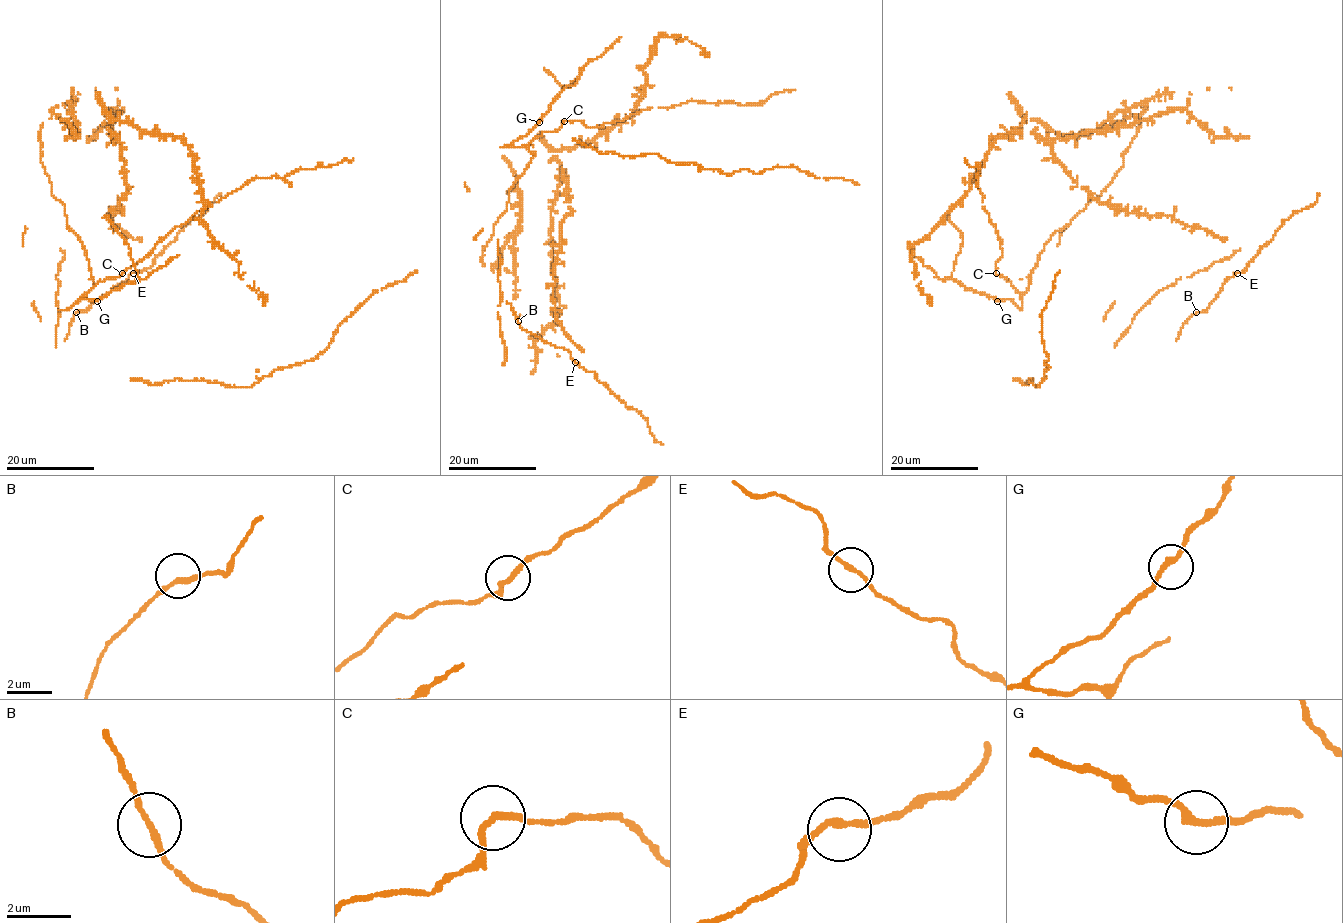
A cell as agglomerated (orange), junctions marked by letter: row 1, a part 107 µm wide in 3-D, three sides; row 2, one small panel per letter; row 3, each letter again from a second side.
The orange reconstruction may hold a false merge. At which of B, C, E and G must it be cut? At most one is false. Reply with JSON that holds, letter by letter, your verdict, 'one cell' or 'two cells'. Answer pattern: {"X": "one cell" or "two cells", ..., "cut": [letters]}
{"B": "one cell", "C": "one cell", "E": "one cell", "G": "one cell", "cut": []}

